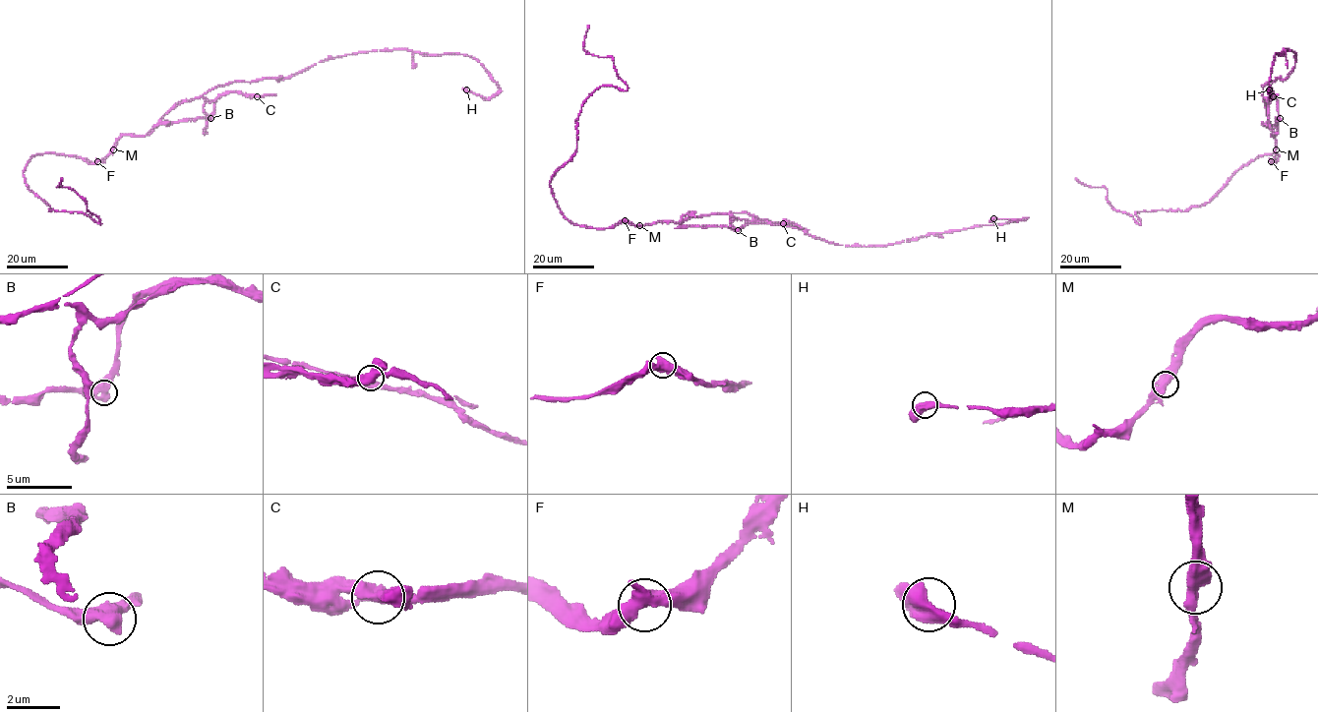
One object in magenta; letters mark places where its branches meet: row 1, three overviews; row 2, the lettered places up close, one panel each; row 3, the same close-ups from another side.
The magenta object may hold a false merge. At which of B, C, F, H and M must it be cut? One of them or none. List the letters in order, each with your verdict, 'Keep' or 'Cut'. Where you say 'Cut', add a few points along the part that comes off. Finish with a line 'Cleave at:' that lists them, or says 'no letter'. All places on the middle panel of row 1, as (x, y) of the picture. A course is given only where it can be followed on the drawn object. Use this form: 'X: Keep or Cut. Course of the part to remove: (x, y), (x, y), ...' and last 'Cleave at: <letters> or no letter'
B: Keep
C: Cut. Course of the part to remove: (783, 223), (751, 222), (735, 229), (681, 224), (683, 217), (696, 210)
F: Keep
H: Keep
M: Keep
Cleave at: C

